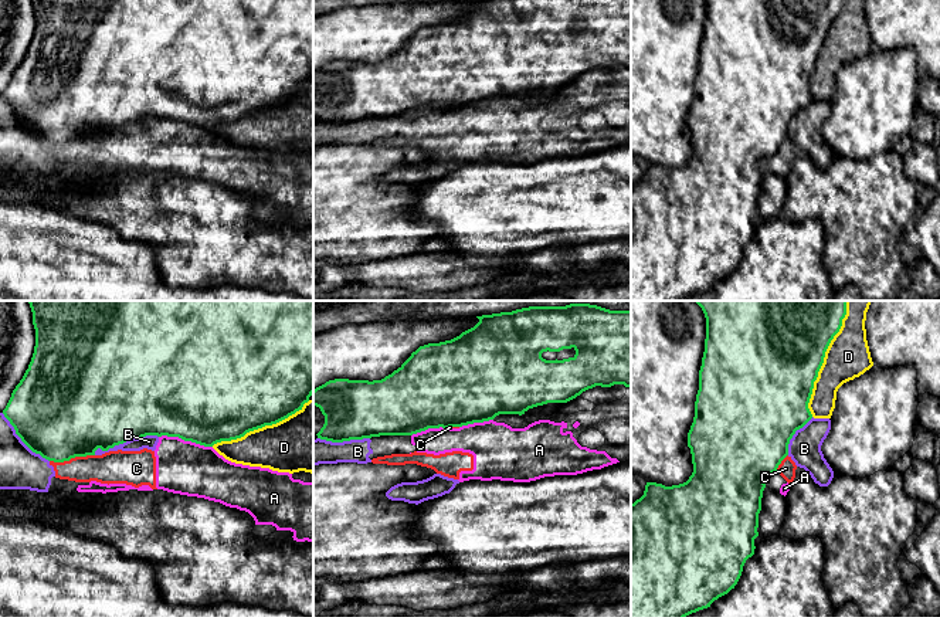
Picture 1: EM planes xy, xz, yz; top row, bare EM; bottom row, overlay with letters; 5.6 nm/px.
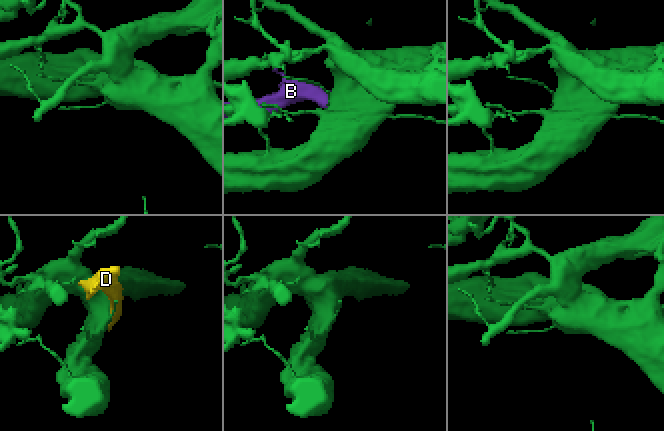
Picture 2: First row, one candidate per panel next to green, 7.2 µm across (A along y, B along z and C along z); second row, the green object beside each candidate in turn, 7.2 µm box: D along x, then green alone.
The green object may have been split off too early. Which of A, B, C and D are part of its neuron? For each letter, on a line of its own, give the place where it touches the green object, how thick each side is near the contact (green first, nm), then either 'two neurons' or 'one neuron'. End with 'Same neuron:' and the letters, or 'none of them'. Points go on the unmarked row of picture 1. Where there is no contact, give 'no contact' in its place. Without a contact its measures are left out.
A: xy (186, 122) | 500/300 nm | two neurons
B: xy (125, 124) | 500/80 nm | two neurons
C: xy (71, 139) | 500/190 nm | two neurons
D: xy (260, 109) | 500/320 nm | two neurons
Same neuron: none of them

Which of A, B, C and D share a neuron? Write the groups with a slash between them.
A B C / D

